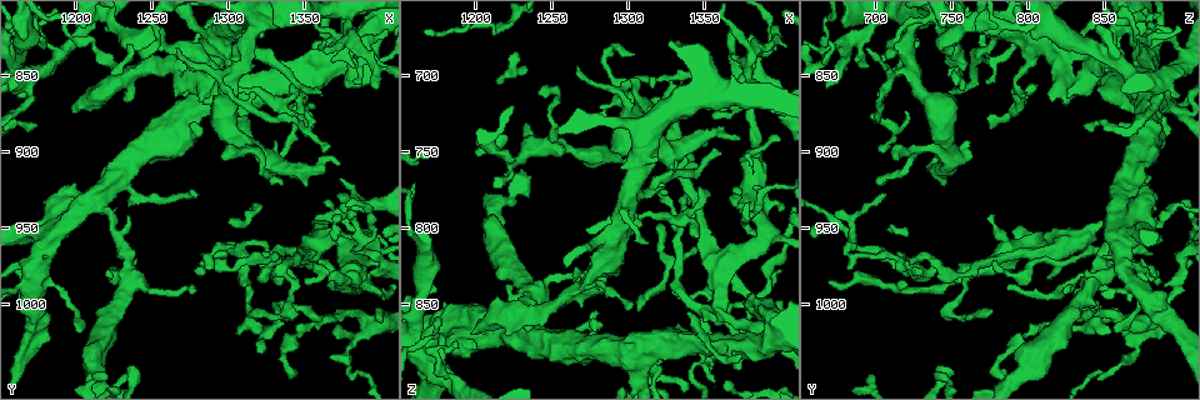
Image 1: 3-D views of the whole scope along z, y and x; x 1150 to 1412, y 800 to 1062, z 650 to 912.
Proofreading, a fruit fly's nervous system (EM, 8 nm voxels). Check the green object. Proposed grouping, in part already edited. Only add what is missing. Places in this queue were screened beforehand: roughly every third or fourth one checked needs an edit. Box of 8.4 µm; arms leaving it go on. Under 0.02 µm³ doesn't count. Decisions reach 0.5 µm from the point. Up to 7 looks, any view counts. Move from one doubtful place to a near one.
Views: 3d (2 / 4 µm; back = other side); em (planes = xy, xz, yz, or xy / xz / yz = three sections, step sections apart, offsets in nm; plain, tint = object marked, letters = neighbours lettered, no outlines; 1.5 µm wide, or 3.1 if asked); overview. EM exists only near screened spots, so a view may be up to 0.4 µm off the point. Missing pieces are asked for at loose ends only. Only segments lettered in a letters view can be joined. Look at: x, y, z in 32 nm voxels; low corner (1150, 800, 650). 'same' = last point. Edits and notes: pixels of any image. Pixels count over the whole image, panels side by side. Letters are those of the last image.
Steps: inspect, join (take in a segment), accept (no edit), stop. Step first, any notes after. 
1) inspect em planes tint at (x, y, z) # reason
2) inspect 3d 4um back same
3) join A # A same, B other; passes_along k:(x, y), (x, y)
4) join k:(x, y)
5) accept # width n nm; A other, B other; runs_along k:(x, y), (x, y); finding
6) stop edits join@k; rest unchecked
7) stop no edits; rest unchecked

inspect em planes plain at (1372, 928, 706) # thin end

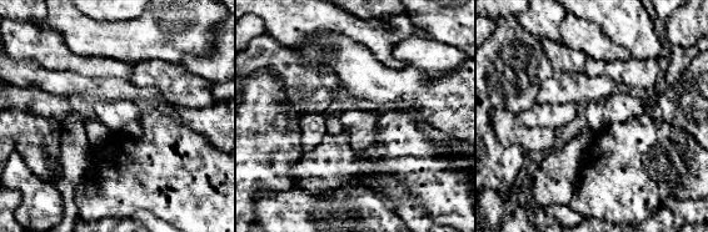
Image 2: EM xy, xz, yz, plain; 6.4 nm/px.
inspect em planes tint same # where the object lies

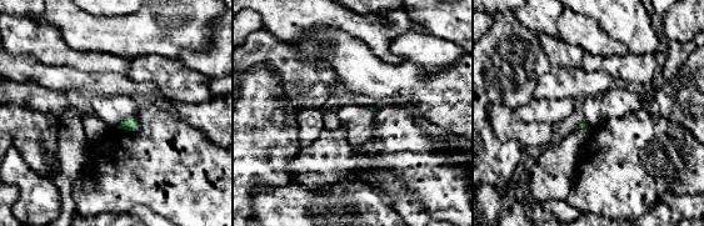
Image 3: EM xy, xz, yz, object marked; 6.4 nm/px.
inspect em planes letters same

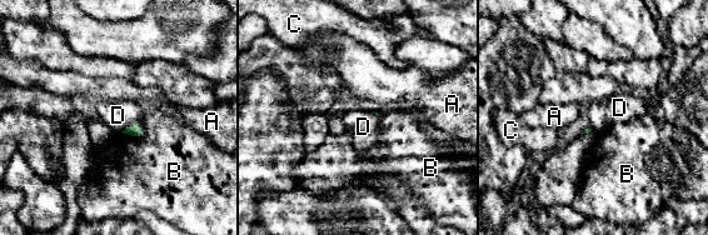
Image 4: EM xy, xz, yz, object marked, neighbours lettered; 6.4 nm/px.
accept # A other, B other, C other, D other; border 4:(139, 120), (131, 121), (120, 131); no lettered segment goes on from it

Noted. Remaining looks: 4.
inspect em planes plain at (1346, 878, 774) # tapers out

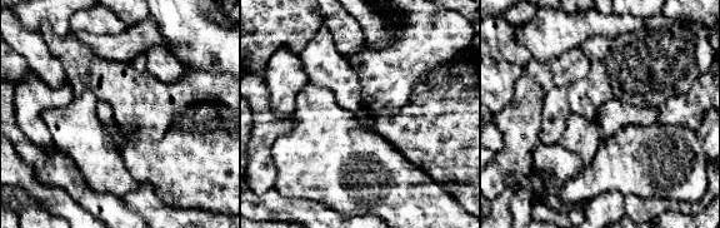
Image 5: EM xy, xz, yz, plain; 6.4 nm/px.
inspect em planes tint same # where the object lies

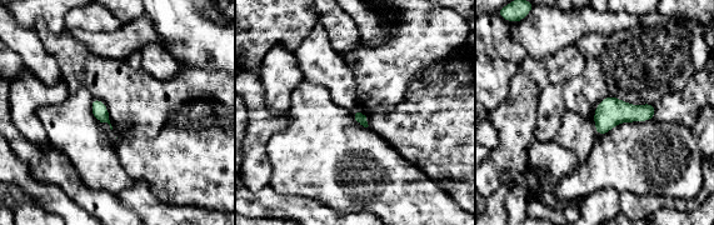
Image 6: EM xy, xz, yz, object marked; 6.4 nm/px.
inspect em planes letters same

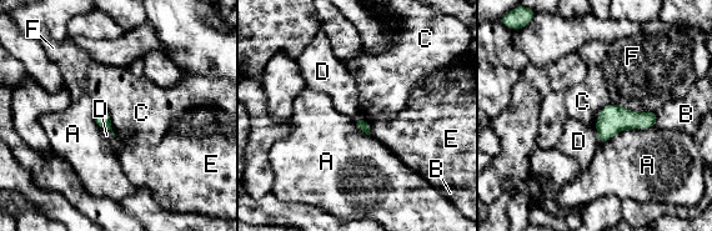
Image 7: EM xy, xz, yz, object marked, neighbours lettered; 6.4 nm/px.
accept # A other, B other, C other, D other, E other, F other; border 7:(655, 125), (623, 129), (598, 142); no lettered segment goes on from it

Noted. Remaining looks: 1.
inspect em planes letters at (1278, 980, 730) # thin end

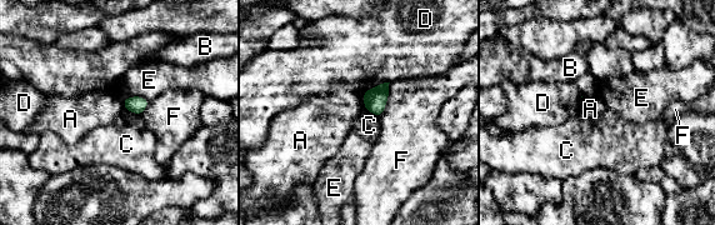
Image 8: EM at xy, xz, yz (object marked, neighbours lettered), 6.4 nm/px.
accept # longest_contact F 240 nm; A other, B other, C other, D other, E other, F other; border 8:(125, 109), (140, 115); none of them fits

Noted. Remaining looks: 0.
stop no edits; rest unchecked

